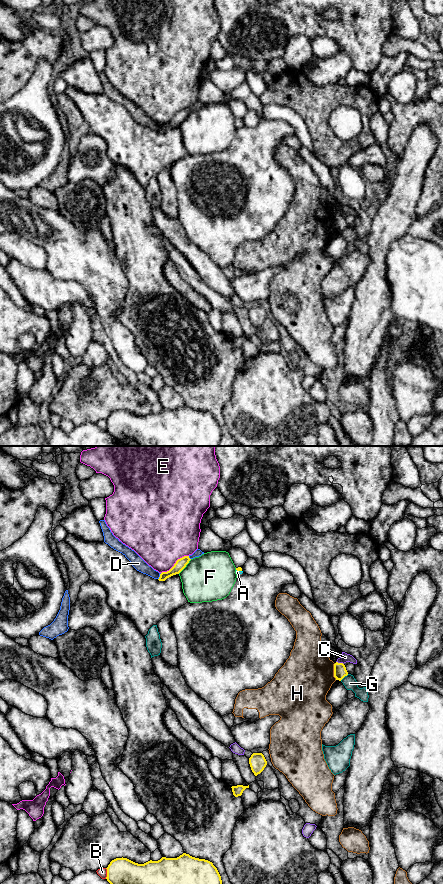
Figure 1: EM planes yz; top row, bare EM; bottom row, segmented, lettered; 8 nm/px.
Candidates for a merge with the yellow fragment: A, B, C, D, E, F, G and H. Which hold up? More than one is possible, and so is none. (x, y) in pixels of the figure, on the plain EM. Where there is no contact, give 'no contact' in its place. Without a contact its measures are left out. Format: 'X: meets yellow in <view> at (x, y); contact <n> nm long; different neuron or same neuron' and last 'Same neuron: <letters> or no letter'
A: meets yellow in yz at (239, 122); contact 50 nm long; same neuron
B: meets yellow in yz at (107, 425); contact 90 nm long; different neuron
C: meets yellow in yz at (340, 215); contact 70 nm long; different neuron
D: meets yellow in yz at (160, 128); contact 60 nm long; different neuron
E: meets yellow in yz at (175, 115); contact 260 nm long; different neuron
F: meets yellow in yz at (185, 118); contact 160 nm long; different neuron
G: meets yellow in yz at (344, 228); contact 90 nm long; different neuron
H: meets yellow in yz at (334, 223); contact 140 nm long; different neuron
Same neuron: A

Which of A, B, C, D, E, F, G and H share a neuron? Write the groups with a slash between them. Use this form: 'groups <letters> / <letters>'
groups A / B / C / D / E / F / G / H

